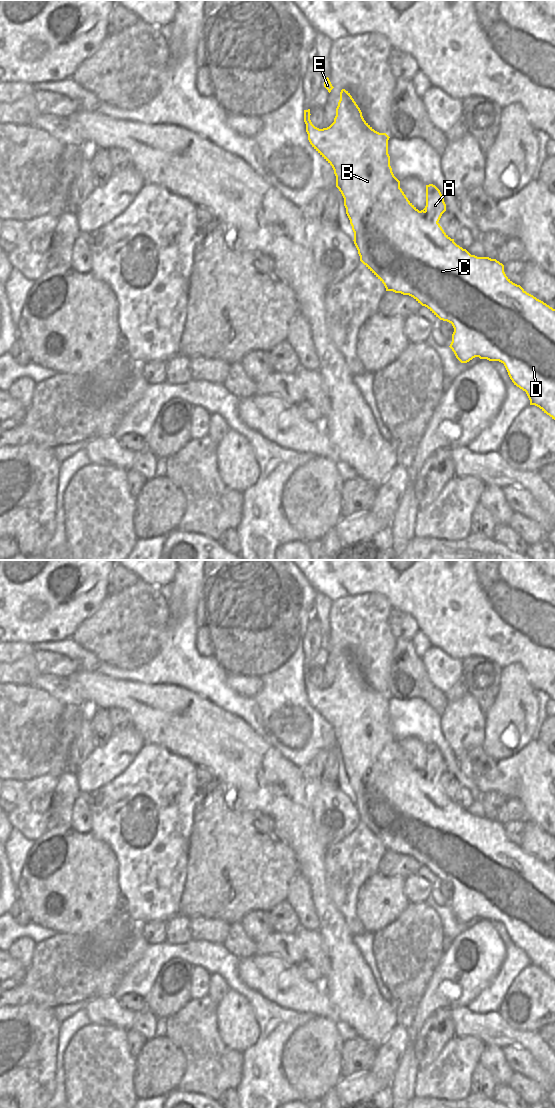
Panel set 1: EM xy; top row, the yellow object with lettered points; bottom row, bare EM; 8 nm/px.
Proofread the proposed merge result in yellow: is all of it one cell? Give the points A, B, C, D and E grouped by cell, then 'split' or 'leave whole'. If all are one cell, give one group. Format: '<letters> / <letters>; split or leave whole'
A / B C D E; split

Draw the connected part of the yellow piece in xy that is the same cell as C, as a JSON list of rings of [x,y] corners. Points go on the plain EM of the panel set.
[[[345,649],[340,652],[340,660],[336,668],[334,682],[327,688],[319,689],[310,680],[310,669],[304,670],[304,682],[308,700],[312,707],[332,726],[336,736],[336,747],[344,758],[346,774],[354,792],[354,804],[358,810],[360,821],[384,844],[386,851],[393,851],[413,857],[422,866],[427,867],[440,880],[452,884],[454,892],[450,908],[461,923],[467,923],[475,917],[504,924],[514,945],[526,952],[530,965],[539,967],[555,980],[555,869],[527,853],[520,845],[513,843],[504,832],[504,825],[496,819],[471,815],[454,802],[442,789],[438,782],[429,779],[423,770],[419,771],[406,757],[400,748],[400,741],[394,736],[388,714],[389,696],[375,691],[363,678],[362,672],[350,653]]]

